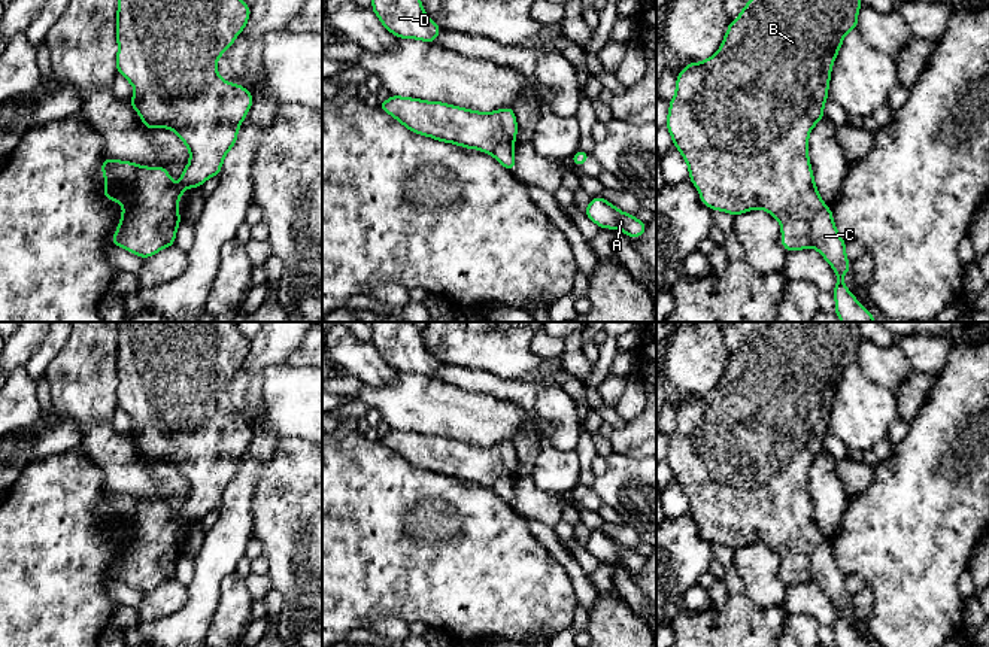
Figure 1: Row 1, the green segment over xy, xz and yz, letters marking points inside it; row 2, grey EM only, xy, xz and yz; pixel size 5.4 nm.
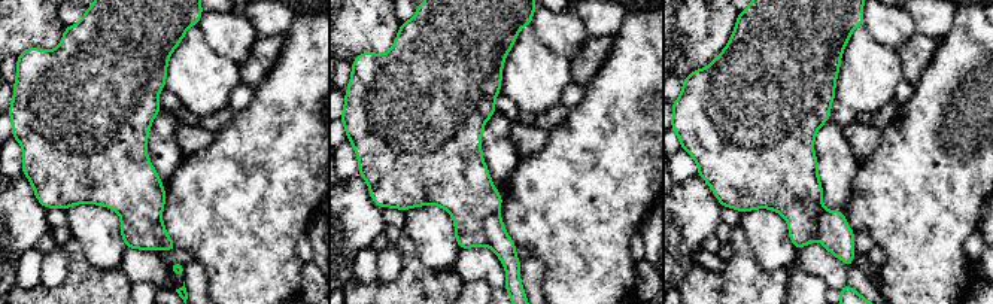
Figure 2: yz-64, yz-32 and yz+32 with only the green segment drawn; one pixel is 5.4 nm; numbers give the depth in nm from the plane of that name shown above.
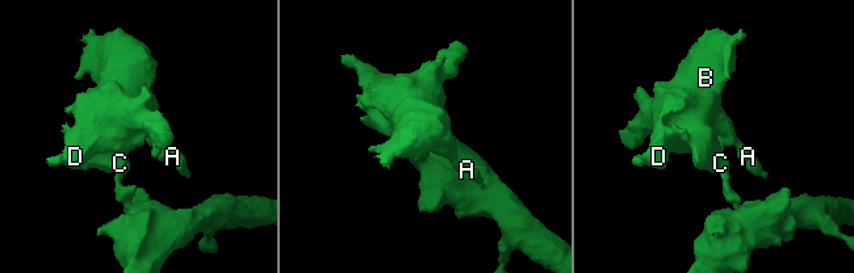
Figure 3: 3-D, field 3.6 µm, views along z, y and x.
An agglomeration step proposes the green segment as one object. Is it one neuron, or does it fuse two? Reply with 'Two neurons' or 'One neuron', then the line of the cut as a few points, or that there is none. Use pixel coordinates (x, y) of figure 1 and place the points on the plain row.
Two neurons. Split along yz (827, 541), (812, 553), (812, 579)

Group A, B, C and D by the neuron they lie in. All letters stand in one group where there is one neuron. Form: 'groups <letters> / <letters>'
groups A B D / C

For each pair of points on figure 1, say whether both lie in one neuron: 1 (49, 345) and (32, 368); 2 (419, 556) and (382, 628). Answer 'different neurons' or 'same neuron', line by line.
1: same neuron
2: different neurons

